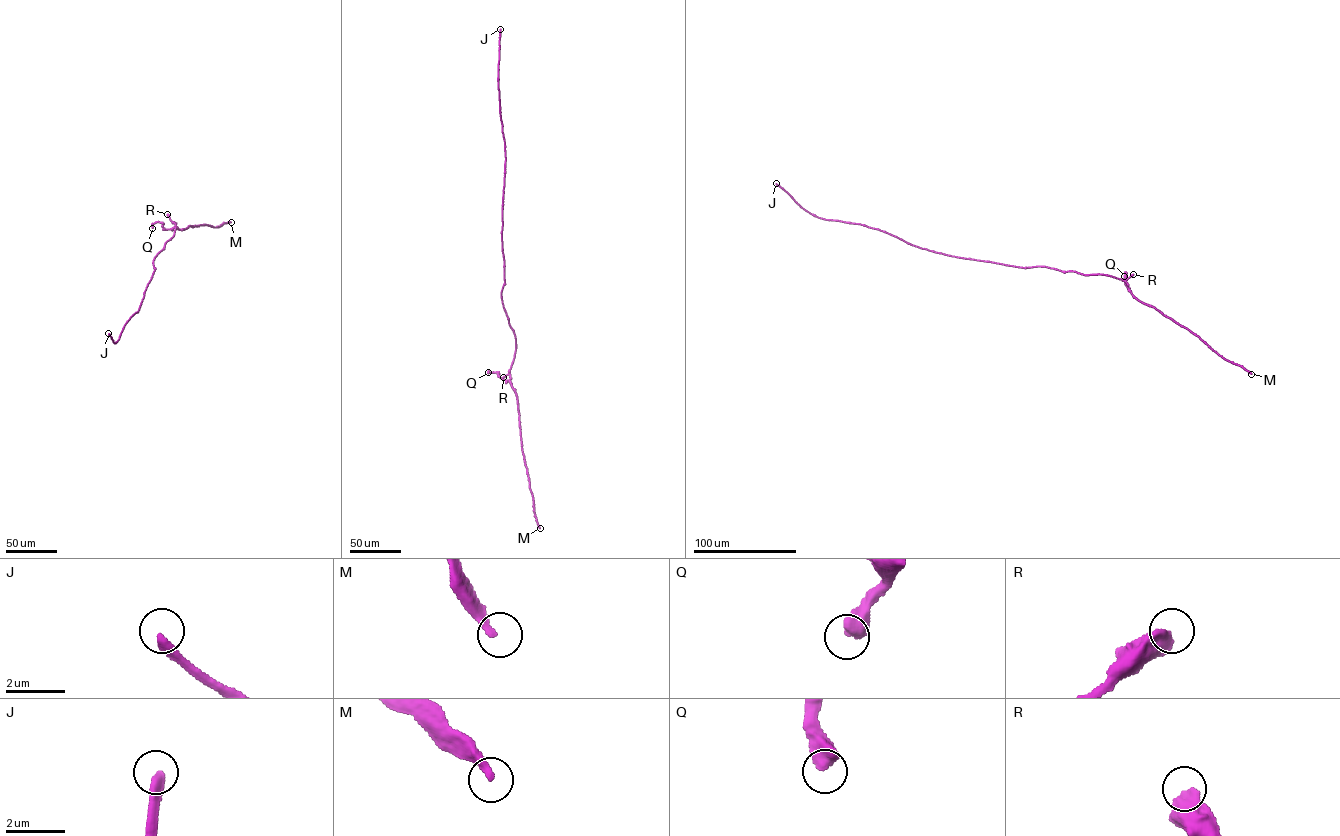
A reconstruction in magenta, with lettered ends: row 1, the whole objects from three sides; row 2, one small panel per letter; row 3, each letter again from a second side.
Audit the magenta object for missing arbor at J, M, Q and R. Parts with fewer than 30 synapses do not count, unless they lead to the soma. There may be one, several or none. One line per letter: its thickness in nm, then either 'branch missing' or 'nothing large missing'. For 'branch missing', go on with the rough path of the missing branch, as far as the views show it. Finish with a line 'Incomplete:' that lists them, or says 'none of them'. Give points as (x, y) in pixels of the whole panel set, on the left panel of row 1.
J: calibre 340 nm; branch missing; course (108, 333), (104, 328), (110, 334), (151, 330), (183, 337), (207, 323), (213, 325)
M: calibre 280 nm; nothing large missing
Q: calibre 600 nm; nothing large missing
R: calibre 650 nm; nothing large missing
Incomplete: J

